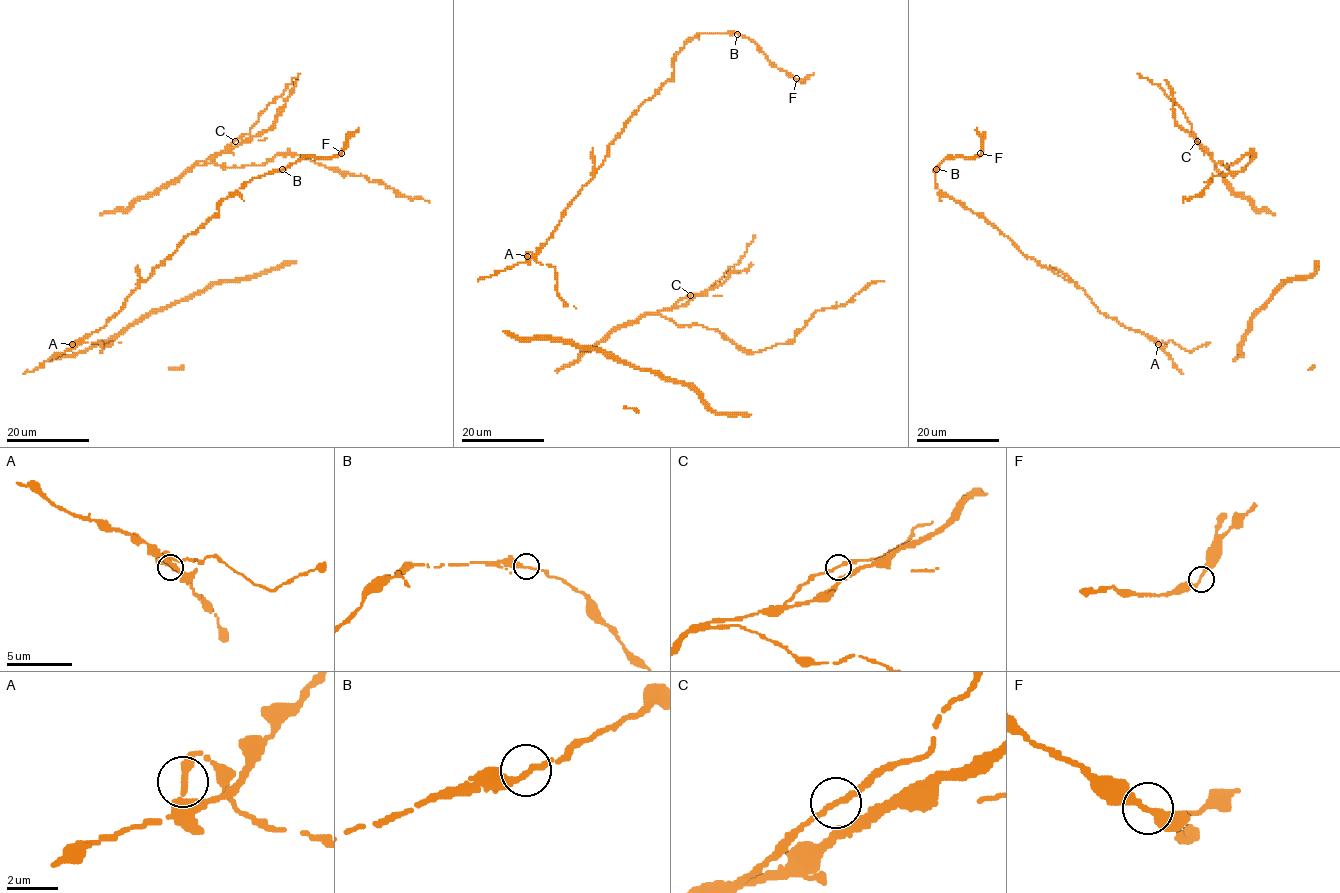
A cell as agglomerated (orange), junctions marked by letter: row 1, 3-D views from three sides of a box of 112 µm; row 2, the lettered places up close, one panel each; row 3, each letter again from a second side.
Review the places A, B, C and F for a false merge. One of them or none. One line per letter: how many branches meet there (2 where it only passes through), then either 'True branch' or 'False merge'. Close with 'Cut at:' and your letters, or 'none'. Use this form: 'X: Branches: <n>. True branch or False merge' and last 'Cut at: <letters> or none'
A: Branches: 2. False merge
B: Branches: 2. True branch
C: Branches: 2. True branch
F: Branches: 2. True branch
Cut at: A

